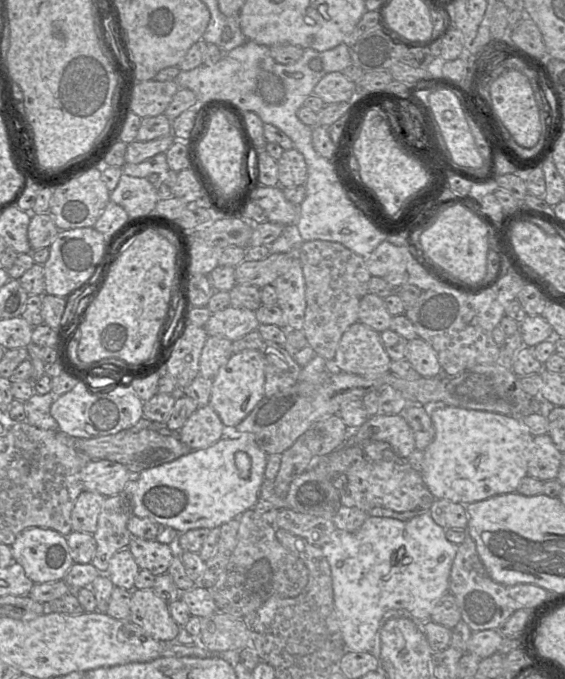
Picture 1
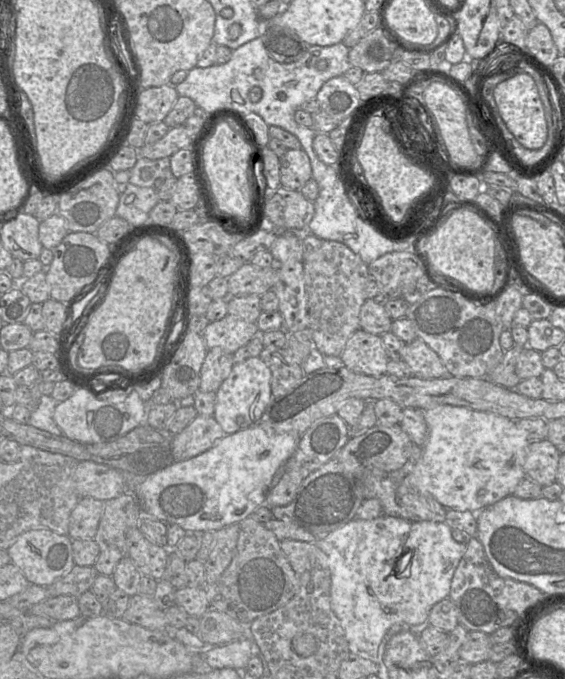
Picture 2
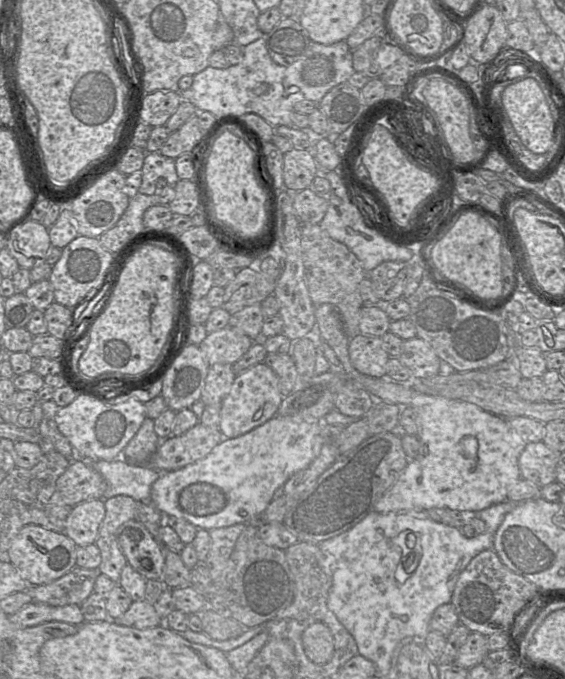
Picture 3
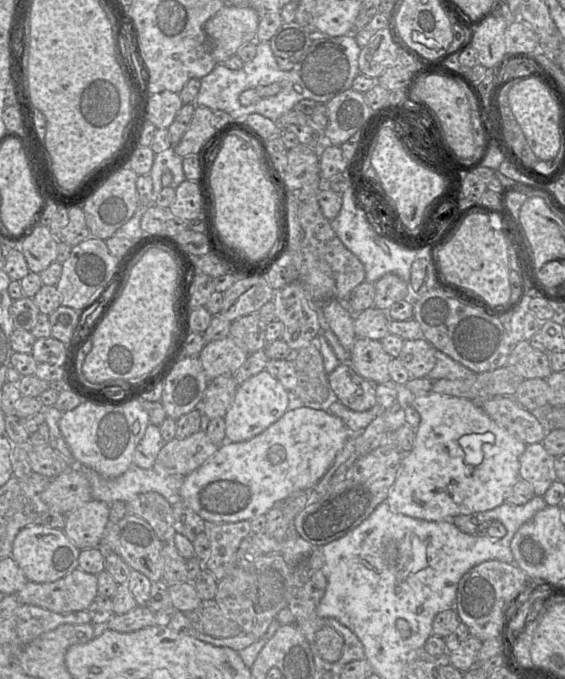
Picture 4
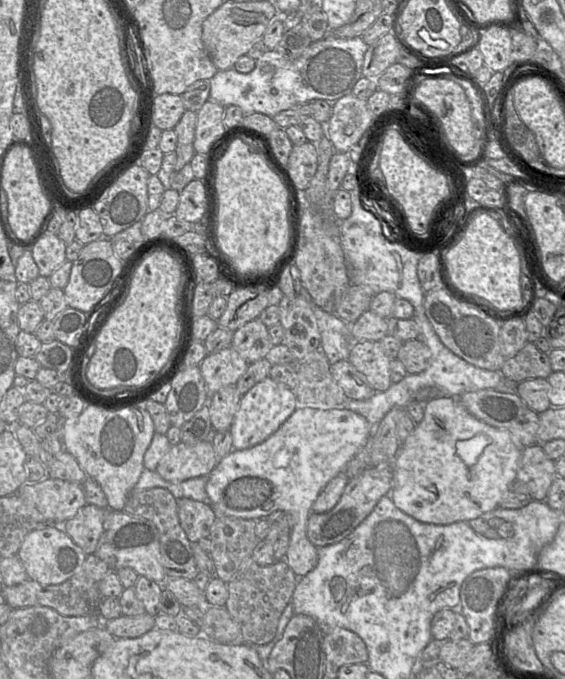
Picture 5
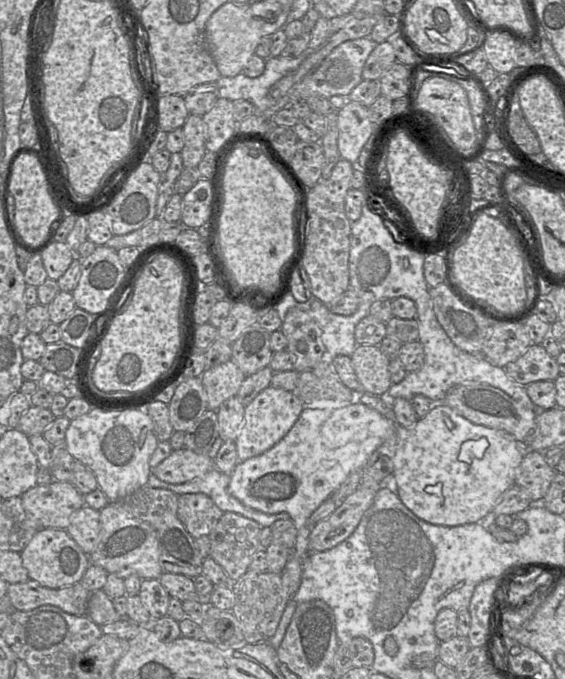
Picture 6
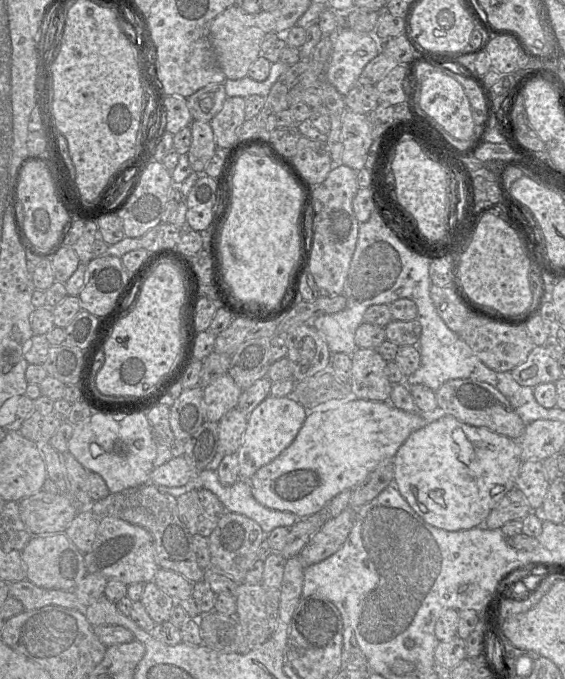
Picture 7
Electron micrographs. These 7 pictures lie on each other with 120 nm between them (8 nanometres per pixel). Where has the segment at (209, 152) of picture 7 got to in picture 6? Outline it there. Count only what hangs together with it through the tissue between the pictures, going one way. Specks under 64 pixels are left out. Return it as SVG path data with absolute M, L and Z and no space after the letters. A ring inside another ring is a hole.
M190 114L182 126L184 146L180 154L184 168L197 167L205 152L205 123L202 116Z

